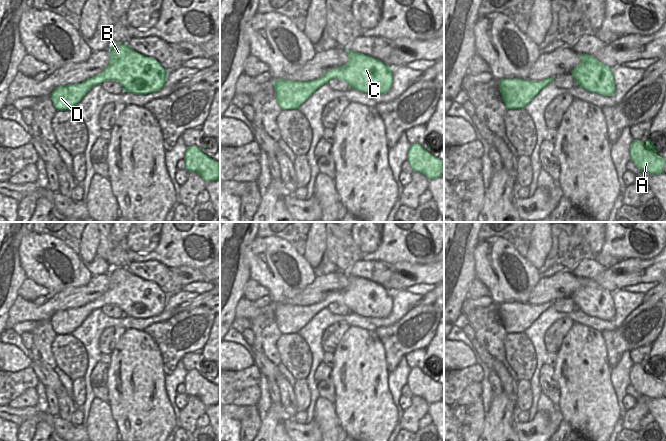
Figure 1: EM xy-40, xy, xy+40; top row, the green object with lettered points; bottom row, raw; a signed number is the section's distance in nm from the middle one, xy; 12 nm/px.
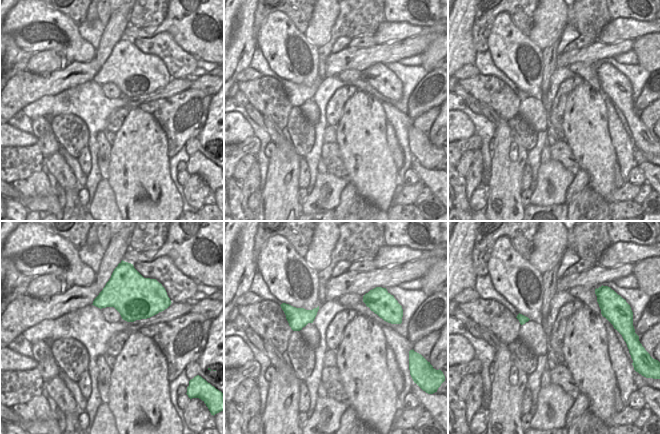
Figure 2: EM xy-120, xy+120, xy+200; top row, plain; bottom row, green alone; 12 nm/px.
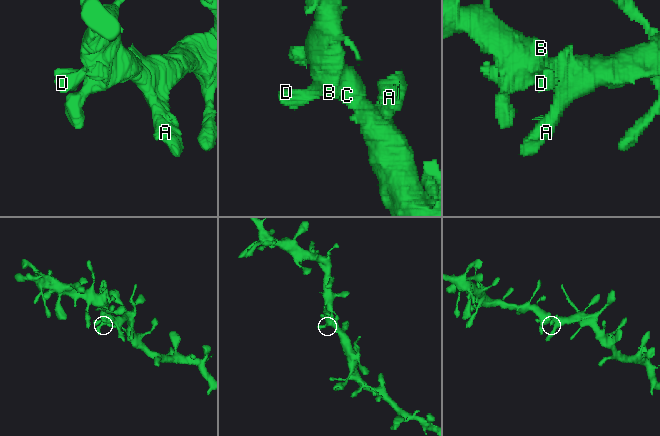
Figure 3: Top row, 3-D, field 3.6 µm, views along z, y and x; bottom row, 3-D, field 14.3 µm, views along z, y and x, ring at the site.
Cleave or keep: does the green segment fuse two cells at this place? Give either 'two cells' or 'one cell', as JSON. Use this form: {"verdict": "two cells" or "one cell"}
{"verdict": "one cell"}

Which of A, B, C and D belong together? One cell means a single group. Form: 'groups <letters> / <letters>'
groups A B C D

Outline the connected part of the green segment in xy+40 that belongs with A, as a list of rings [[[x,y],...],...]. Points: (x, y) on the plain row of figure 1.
[[[633,364],[630,370],[631,385],[642,396],[650,399],[658,399],[663,397],[666,384],[656,377],[656,370],[650,365],[646,366],[646,370],[640,364]]]

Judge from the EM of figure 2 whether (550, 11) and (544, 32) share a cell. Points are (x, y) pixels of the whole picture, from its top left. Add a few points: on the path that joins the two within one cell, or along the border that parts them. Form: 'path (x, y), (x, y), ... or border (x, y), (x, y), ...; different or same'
path (550, 16), (548, 27); same

